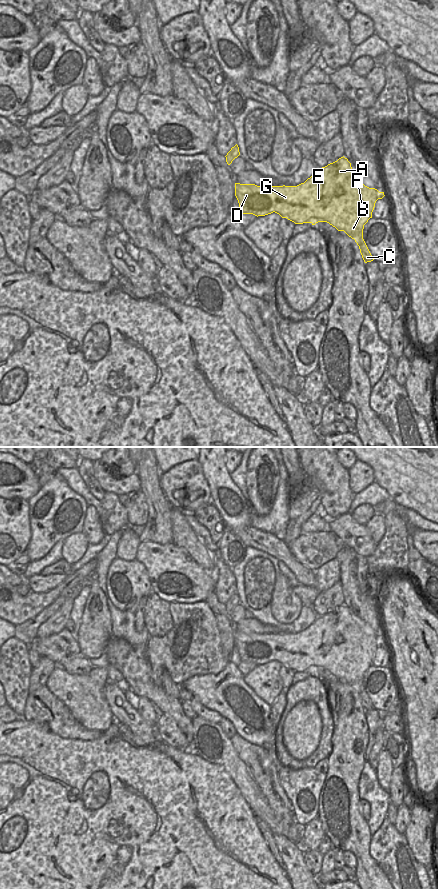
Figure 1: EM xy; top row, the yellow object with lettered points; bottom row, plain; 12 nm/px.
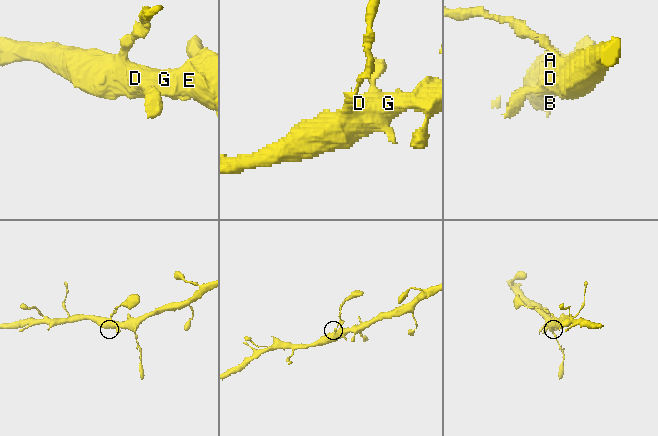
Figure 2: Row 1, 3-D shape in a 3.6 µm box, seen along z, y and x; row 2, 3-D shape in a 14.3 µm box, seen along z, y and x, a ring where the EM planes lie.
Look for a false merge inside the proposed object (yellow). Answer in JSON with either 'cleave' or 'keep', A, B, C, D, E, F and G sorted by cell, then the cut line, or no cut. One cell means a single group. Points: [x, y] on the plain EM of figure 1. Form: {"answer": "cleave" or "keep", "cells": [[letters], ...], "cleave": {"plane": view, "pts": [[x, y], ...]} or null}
{"answer": "keep", "cells": [["A", "B", "C", "D", "E", "F", "G"]], "cleave": null}

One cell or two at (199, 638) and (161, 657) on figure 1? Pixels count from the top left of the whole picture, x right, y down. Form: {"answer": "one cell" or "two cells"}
{"answer": "one cell"}

